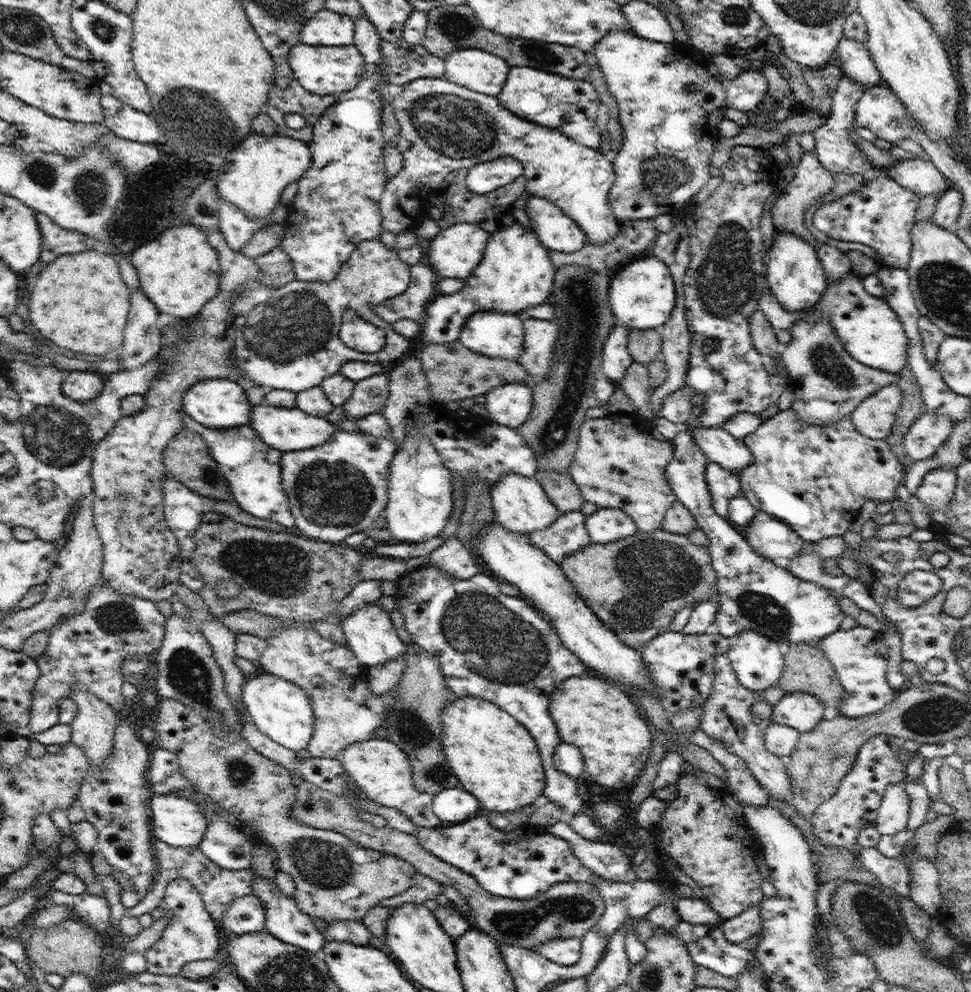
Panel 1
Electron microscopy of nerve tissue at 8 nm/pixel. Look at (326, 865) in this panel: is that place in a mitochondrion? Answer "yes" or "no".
yes

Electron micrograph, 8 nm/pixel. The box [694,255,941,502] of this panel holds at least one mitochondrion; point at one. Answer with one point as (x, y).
(826, 362)

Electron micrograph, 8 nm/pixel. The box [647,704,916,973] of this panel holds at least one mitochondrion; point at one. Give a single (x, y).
(880, 922)

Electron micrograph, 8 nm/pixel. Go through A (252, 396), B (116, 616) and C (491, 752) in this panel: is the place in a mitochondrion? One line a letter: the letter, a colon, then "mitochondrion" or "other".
A: other
B: mitochondrion
C: other

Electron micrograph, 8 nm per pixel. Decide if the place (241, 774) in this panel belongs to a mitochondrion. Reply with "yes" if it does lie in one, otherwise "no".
yes

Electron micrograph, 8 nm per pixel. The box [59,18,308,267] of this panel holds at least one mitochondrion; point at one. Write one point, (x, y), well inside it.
(209, 116)

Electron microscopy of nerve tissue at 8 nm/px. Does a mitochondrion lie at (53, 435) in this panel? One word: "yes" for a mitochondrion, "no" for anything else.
yes

